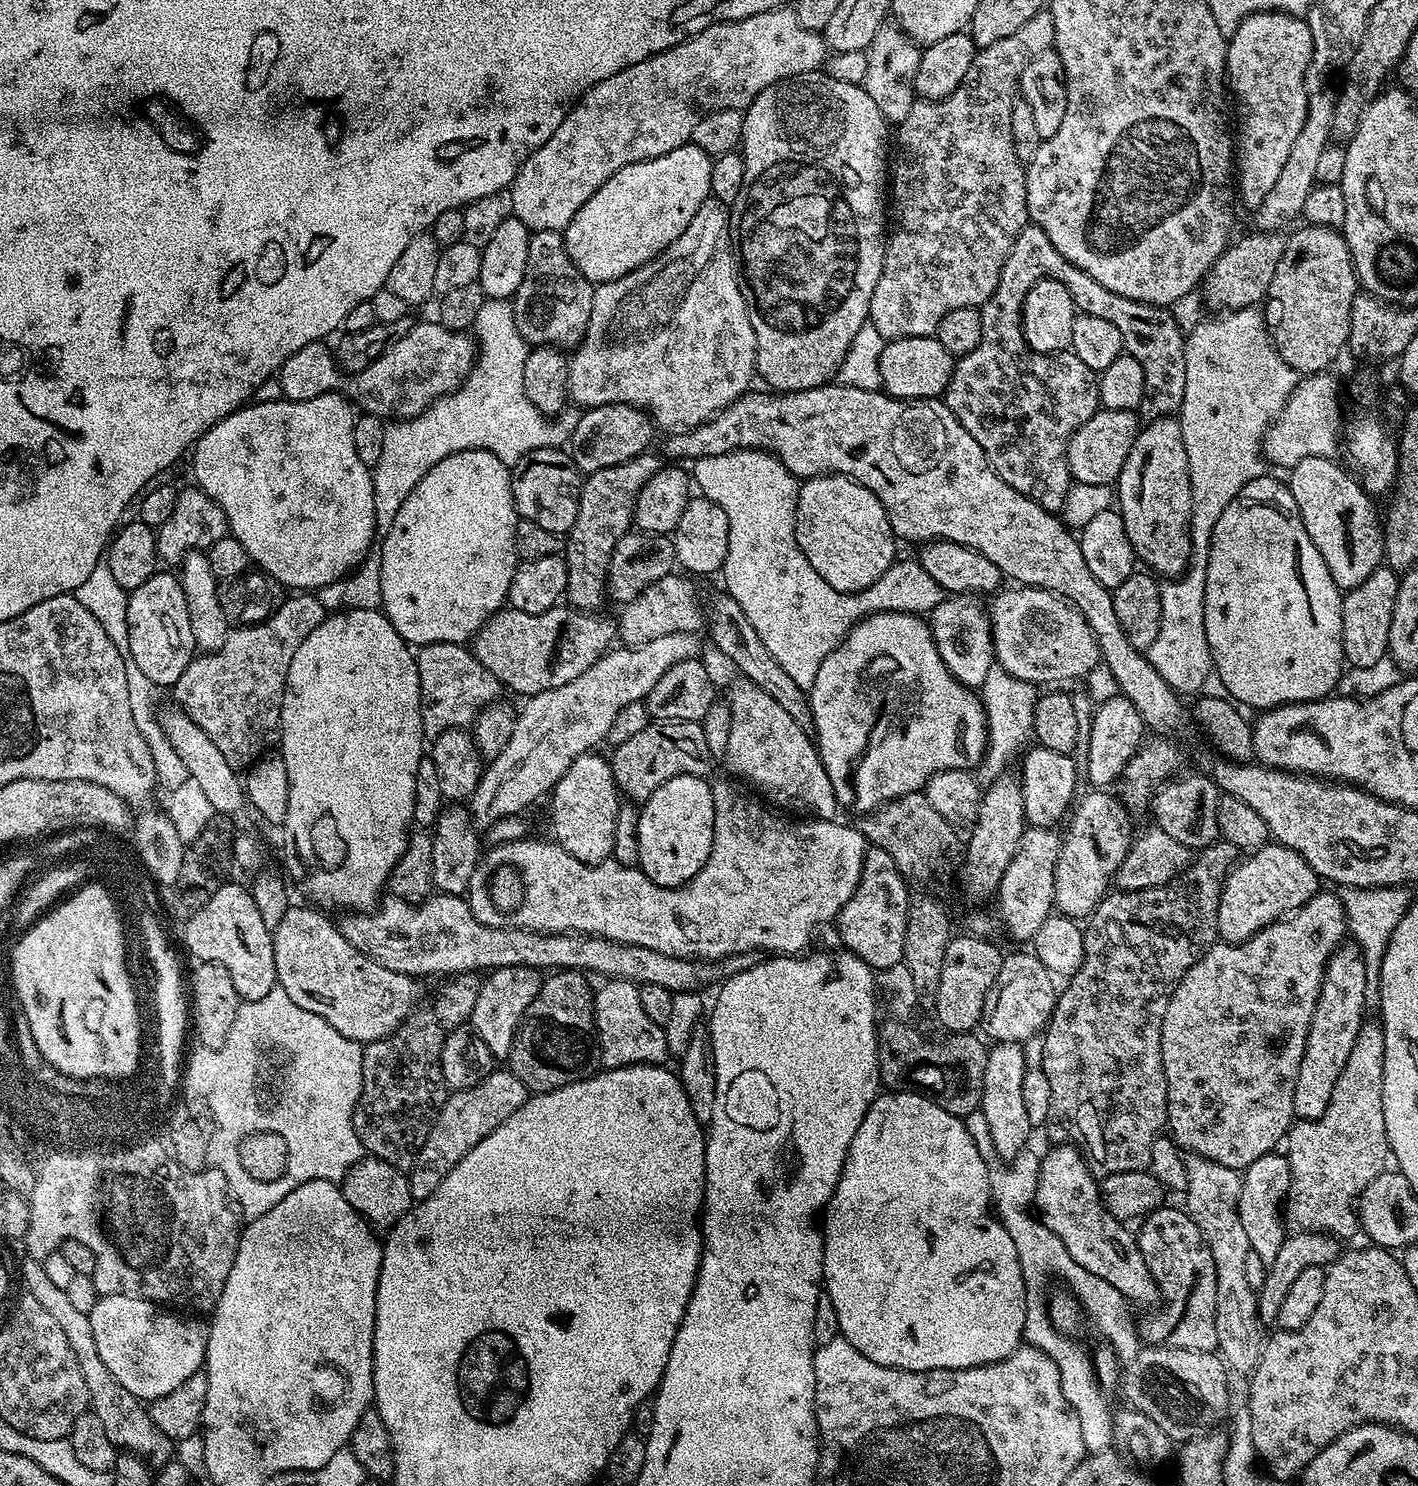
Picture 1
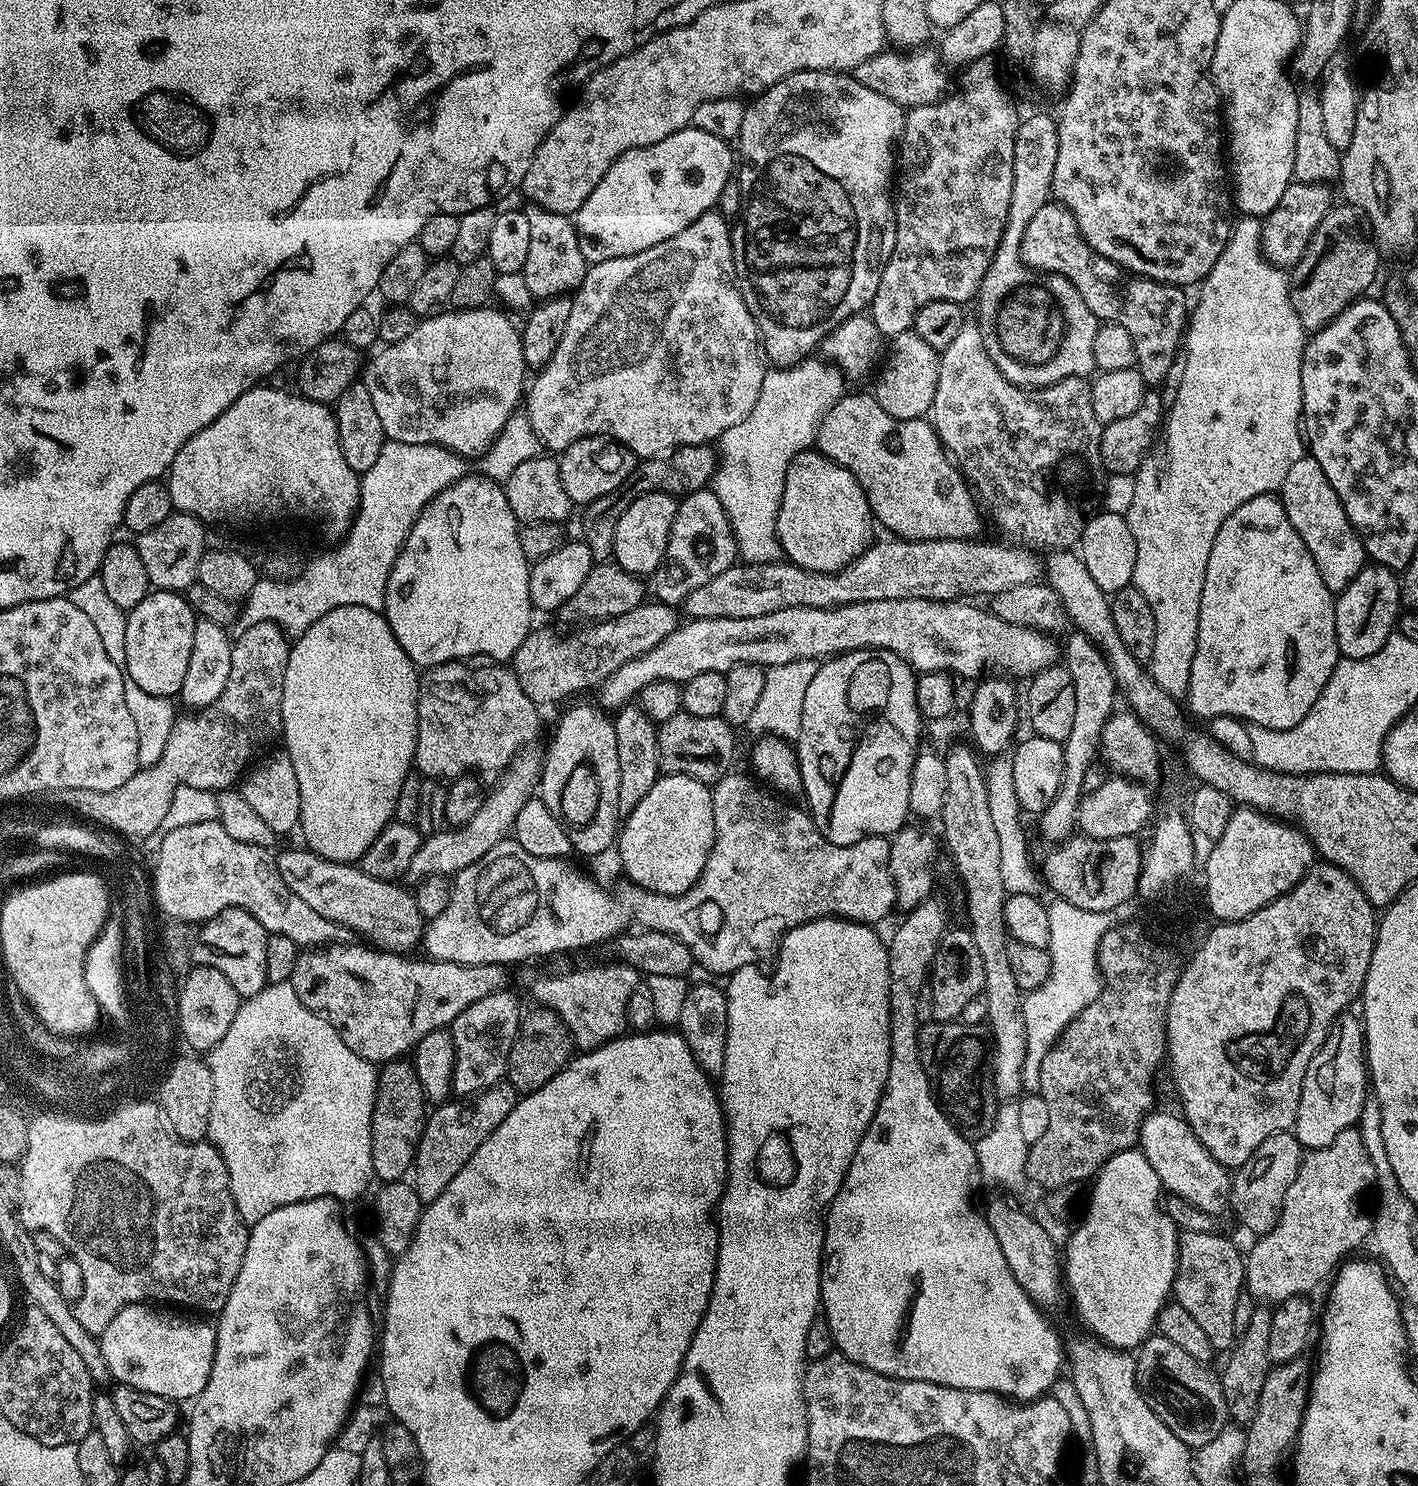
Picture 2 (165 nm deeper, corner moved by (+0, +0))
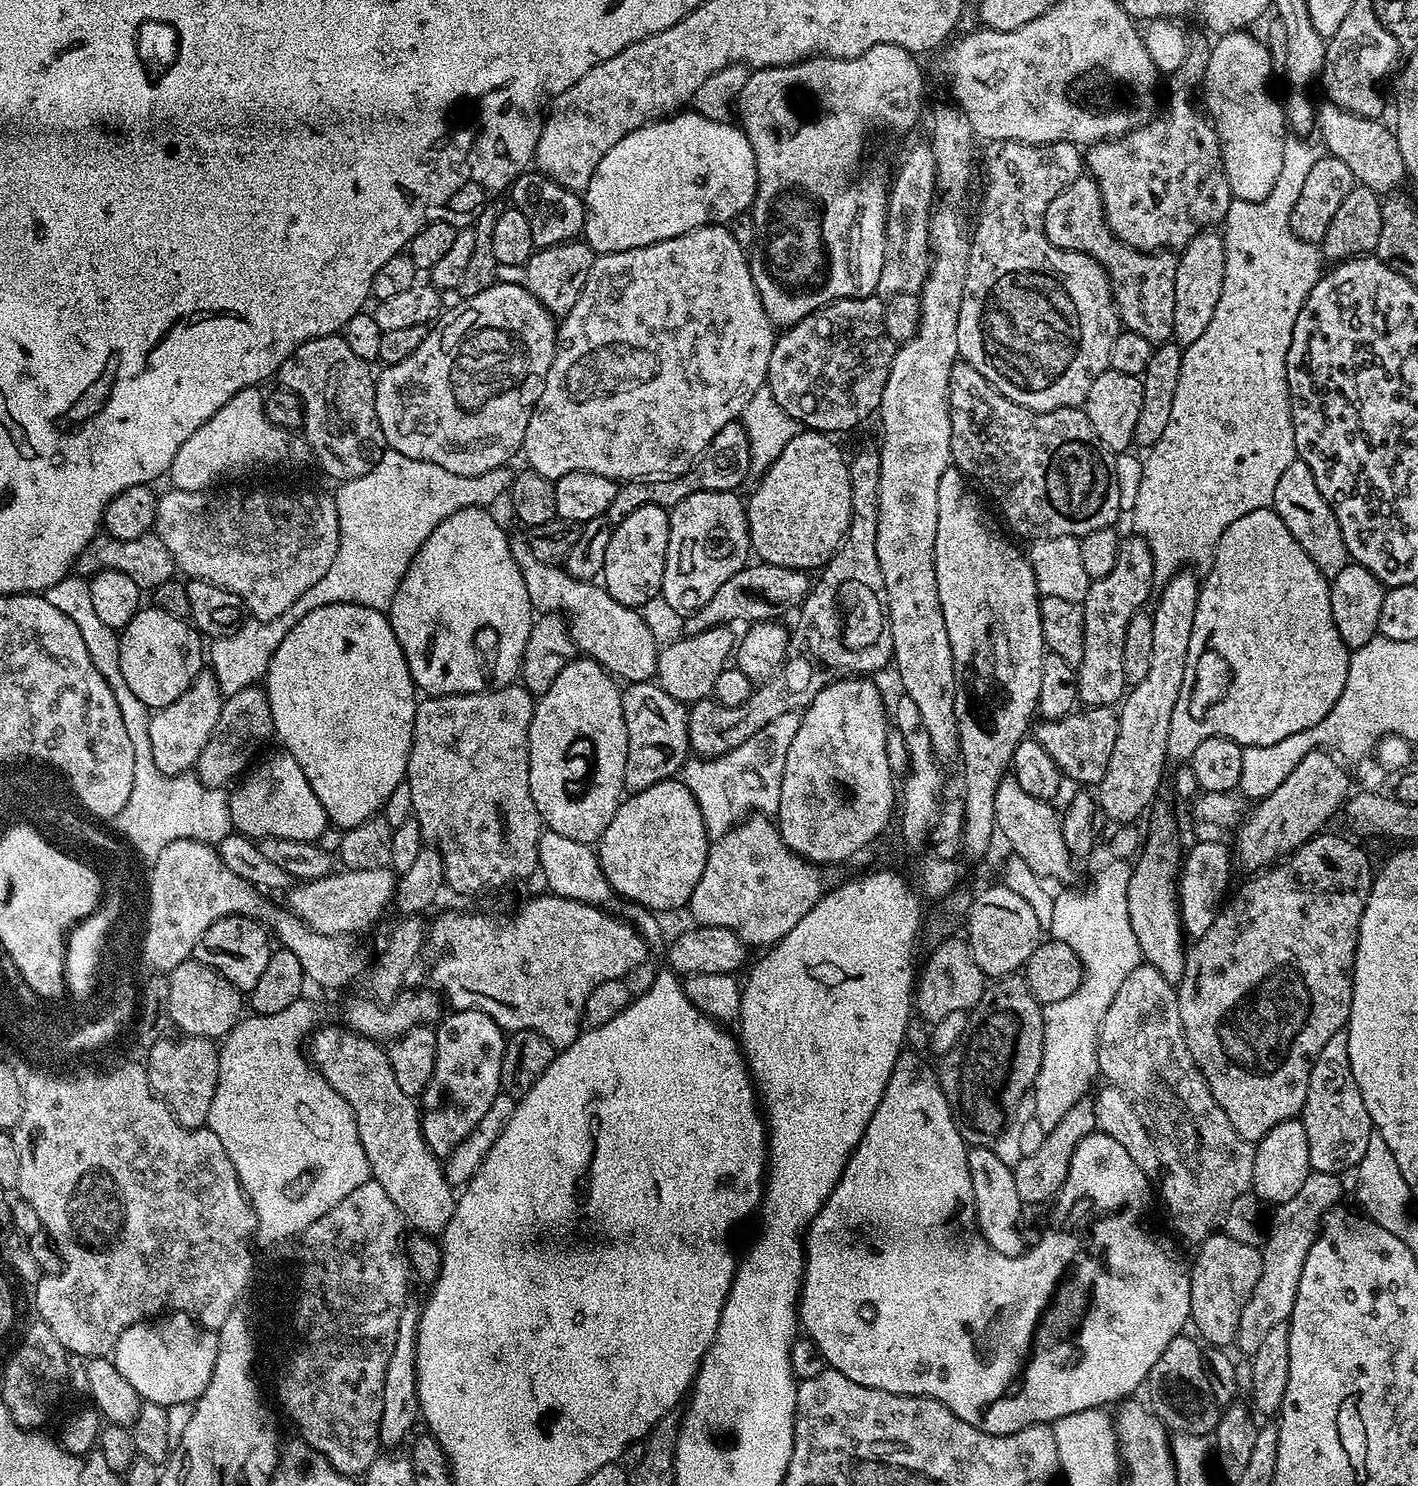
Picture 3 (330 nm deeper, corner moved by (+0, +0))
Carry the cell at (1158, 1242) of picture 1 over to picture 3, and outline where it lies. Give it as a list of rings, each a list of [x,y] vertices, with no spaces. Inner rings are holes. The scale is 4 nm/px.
[[[1223,1234],[1208,1236],[1195,1252],[1196,1261],[1193,1259],[1190,1264],[1190,1320],[1194,1328],[1196,1324],[1200,1331],[1199,1339],[1205,1345],[1227,1349],[1236,1343],[1242,1306],[1246,1306],[1250,1294],[1254,1294],[1254,1286],[1258,1286],[1258,1278],[1262,1274],[1262,1252]]]

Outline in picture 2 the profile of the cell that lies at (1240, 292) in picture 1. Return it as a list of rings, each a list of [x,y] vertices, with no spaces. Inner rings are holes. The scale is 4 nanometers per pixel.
[[[1293,182],[1286,194],[1282,194],[1278,206],[1274,206],[1274,210],[1263,217],[1260,248],[1271,264],[1285,270],[1296,267],[1302,254],[1306,254],[1306,246],[1310,246],[1310,238],[1314,238],[1314,230],[1318,230],[1318,222],[1322,222],[1322,218],[1326,218],[1326,214],[1334,206],[1332,190],[1326,184]]]

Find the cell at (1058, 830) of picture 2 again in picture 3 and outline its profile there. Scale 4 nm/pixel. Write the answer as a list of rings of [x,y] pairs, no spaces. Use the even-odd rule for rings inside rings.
[[[1128,534],[1120,540],[1118,562],[1106,578],[1091,581],[1083,600],[1082,614],[1082,662],[1076,667],[1078,701],[1081,705],[1102,707],[1123,701],[1126,689],[1126,674],[1122,674],[1122,650],[1126,646],[1126,626],[1130,618],[1145,607],[1152,588],[1154,592],[1154,562],[1150,546],[1141,536]]]

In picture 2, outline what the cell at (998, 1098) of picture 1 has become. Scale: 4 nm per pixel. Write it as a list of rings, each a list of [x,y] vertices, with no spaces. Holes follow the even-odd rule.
[[[956,742],[943,753],[946,766],[945,802],[938,817],[944,823],[942,840],[948,843],[956,870],[964,883],[964,896],[968,899],[966,927],[972,933],[974,946],[982,954],[982,970],[986,970],[983,1000],[988,1006],[986,1024],[992,1027],[990,1059],[994,1086],[1001,1101],[1021,1095],[1022,1066],[1026,1062],[1026,1018],[1022,1018],[1024,996],[1018,982],[1014,982],[1014,970],[1010,970],[1010,943],[1008,927],[1004,925],[1006,893],[1002,886],[1000,843],[990,815],[990,798],[986,794],[985,769],[980,768],[981,757],[967,743]]]

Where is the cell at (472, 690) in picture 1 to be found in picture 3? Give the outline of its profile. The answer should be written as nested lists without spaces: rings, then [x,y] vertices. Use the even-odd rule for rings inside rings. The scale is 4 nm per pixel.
[[[513,682],[506,688],[494,688],[486,692],[456,692],[452,696],[428,696],[416,705],[416,717],[412,723],[412,749],[408,755],[407,781],[410,786],[412,814],[418,822],[422,838],[431,847],[437,848],[444,863],[444,883],[464,896],[476,896],[479,892],[492,892],[504,888],[515,880],[524,880],[537,871],[539,862],[539,838],[542,821],[536,812],[534,798],[530,794],[528,773],[528,731],[532,721],[534,697],[527,688]]]

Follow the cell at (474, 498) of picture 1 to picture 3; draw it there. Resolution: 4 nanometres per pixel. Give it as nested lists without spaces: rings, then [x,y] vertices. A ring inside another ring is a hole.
[[[487,507],[483,508],[463,508],[454,514],[450,514],[442,522],[438,522],[438,526],[434,526],[434,534],[430,534],[430,538],[426,538],[426,542],[422,542],[422,546],[418,550],[418,554],[414,554],[414,558],[410,562],[410,566],[406,570],[406,574],[402,578],[402,582],[398,586],[398,590],[394,594],[394,602],[387,610],[388,621],[394,630],[394,638],[398,638],[398,646],[402,646],[402,654],[406,658],[406,666],[410,666],[410,674],[412,681],[416,683],[417,689],[421,693],[428,696],[452,696],[456,692],[486,692],[494,688],[506,688],[509,684],[517,679],[520,663],[522,662],[522,654],[526,650],[526,638],[530,638],[530,630],[532,629],[532,621],[534,619],[534,609],[530,602],[530,594],[526,594],[526,582],[522,582],[522,570],[518,566],[518,562],[514,562],[514,554],[512,553],[512,546],[510,543],[510,536],[504,533],[504,528],[491,516]]]

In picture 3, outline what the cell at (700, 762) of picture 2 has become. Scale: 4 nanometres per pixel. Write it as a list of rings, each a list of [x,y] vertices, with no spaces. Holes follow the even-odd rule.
[[[875,447],[872,448],[864,448],[861,450],[860,453],[856,456],[856,461],[853,459],[850,464],[850,471],[852,473],[852,477],[850,478],[850,502],[852,505],[850,506],[850,526],[846,530],[846,534],[842,538],[842,542],[838,546],[838,550],[830,557],[828,560],[828,563],[824,565],[822,571],[819,573],[820,581],[813,583],[811,585],[808,597],[804,600],[804,603],[800,605],[798,609],[798,615],[795,617],[796,620],[796,629],[793,627],[790,632],[790,639],[788,642],[788,655],[784,658],[784,665],[780,667],[778,670],[778,674],[774,678],[770,678],[770,682],[768,684],[761,684],[759,687],[757,687],[751,694],[750,698],[746,702],[742,702],[742,706],[722,706],[719,702],[715,700],[715,698],[709,698],[707,700],[700,700],[698,703],[691,705],[688,710],[688,747],[691,749],[693,753],[697,757],[700,758],[711,758],[713,756],[725,756],[726,754],[730,754],[734,750],[738,750],[738,746],[742,746],[742,742],[746,742],[750,738],[754,738],[754,734],[758,730],[762,730],[762,726],[770,726],[770,722],[774,722],[774,718],[782,718],[782,714],[790,714],[791,712],[798,712],[803,713],[804,709],[808,708],[810,706],[810,702],[814,702],[814,698],[819,694],[820,691],[823,690],[826,686],[830,686],[832,683],[834,683],[835,680],[847,680],[854,676],[862,676],[867,677],[869,674],[876,674],[872,672],[880,672],[883,670],[884,667],[891,665],[893,663],[892,659],[892,636],[888,633],[888,609],[886,607],[886,601],[884,598],[884,595],[886,594],[886,582],[882,578],[882,566],[878,562],[878,486],[880,485],[880,453],[877,451]]]

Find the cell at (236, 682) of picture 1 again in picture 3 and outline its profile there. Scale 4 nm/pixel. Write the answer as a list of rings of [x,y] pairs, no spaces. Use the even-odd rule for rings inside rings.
[[[260,686],[238,690],[238,694],[225,699],[218,714],[218,722],[210,734],[210,742],[206,742],[202,754],[196,760],[194,775],[207,787],[224,788],[231,785],[253,763],[252,755],[259,750],[260,745],[268,739],[271,741],[273,736],[267,691]]]

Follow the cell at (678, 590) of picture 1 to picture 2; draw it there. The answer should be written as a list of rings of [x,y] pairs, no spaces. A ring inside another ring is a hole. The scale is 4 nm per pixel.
[[[887,539],[869,544],[854,562],[837,572],[811,572],[791,562],[737,563],[718,574],[718,578],[710,578],[706,586],[698,586],[698,590],[691,592],[684,600],[682,612],[693,620],[758,618],[787,608],[839,608],[841,604],[894,598],[976,598],[972,596],[1034,584],[1042,576],[1042,560],[1032,553],[1035,551],[1024,546],[1007,548],[1004,544],[976,544],[980,542],[975,539]]]

